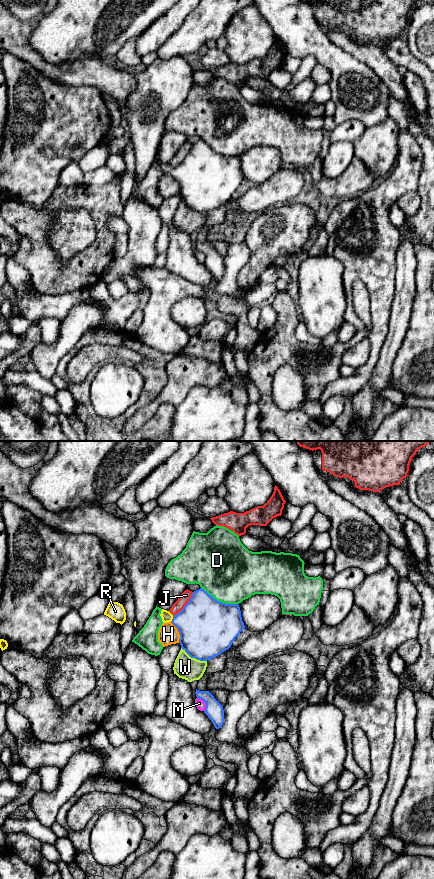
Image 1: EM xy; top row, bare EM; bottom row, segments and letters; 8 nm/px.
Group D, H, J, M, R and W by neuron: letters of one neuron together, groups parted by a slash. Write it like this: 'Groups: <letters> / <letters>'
Groups: D / H / J / M / R / W

